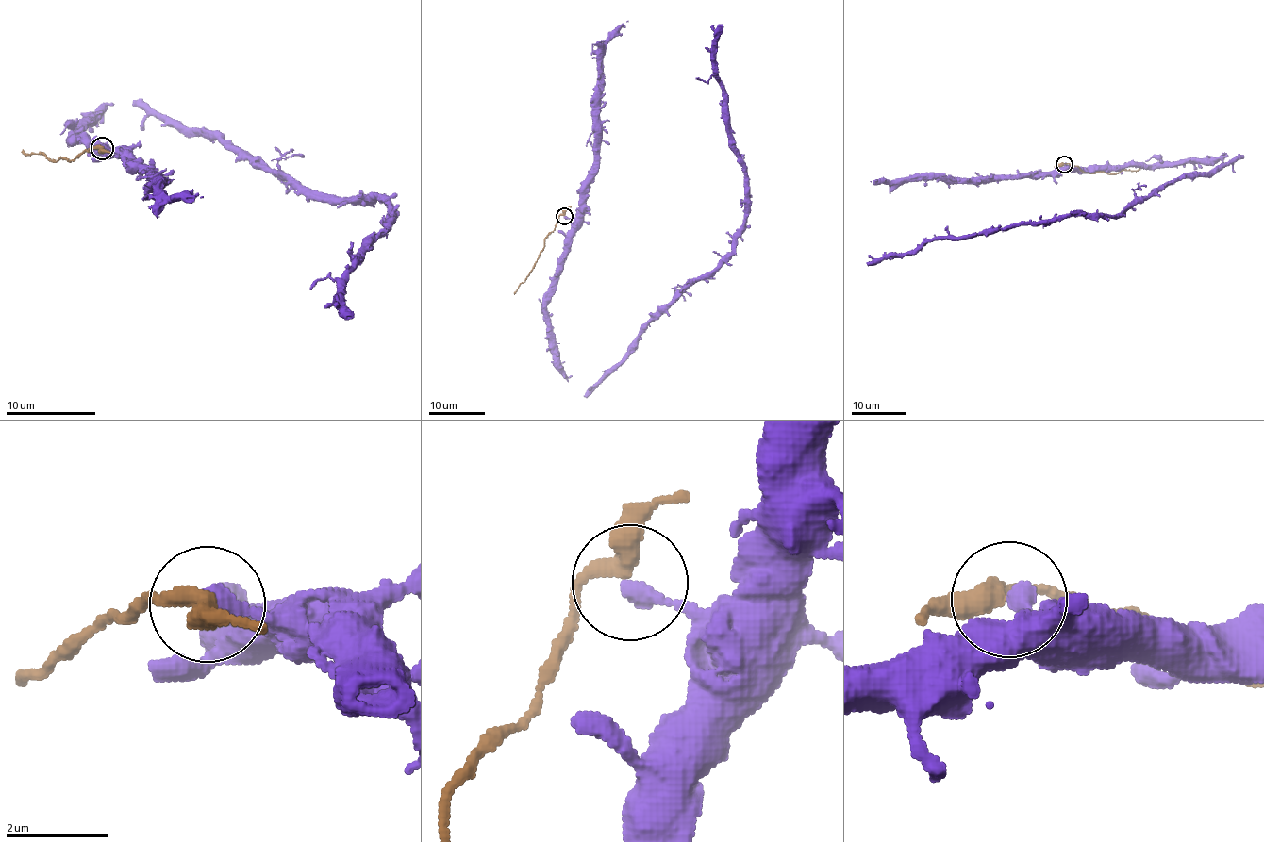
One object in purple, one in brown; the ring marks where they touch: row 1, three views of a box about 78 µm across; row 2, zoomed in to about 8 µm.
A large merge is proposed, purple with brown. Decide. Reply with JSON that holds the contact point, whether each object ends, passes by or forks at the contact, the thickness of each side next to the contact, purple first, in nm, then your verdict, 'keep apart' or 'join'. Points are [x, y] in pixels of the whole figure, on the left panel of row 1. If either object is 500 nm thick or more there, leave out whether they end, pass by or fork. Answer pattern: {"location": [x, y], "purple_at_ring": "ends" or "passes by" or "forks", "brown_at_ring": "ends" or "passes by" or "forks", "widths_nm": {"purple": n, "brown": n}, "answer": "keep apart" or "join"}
{"location": [102, 148], "purple_at_ring": "ends", "brown_at_ring": "passes by", "widths_nm": {"purple": 360, "brown": 360}, "answer": "keep apart"}

